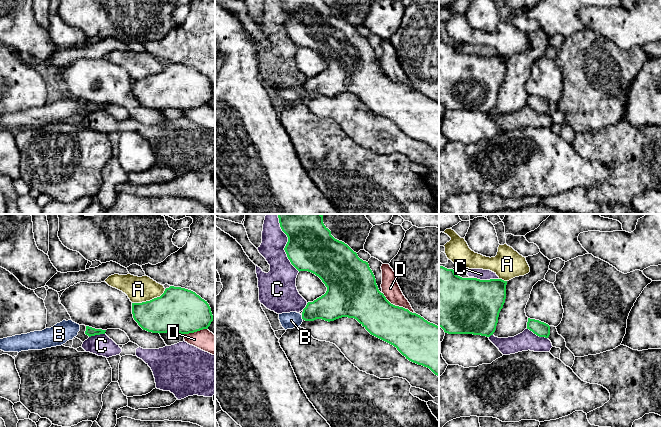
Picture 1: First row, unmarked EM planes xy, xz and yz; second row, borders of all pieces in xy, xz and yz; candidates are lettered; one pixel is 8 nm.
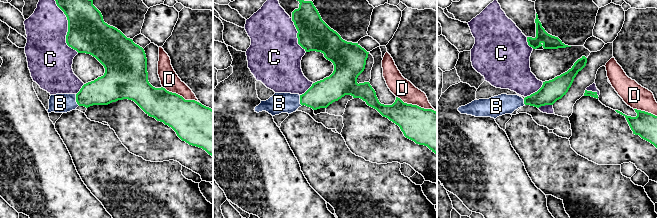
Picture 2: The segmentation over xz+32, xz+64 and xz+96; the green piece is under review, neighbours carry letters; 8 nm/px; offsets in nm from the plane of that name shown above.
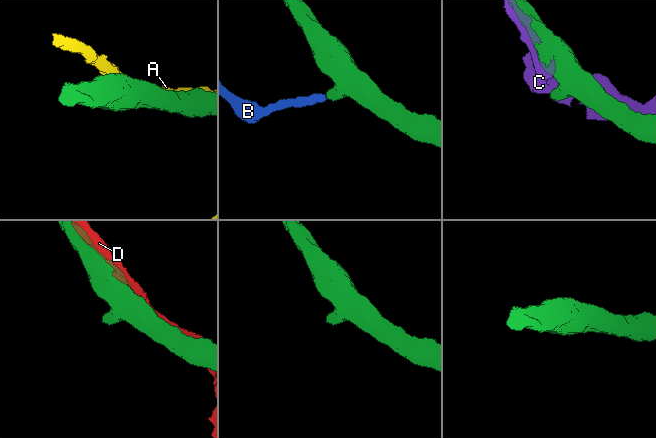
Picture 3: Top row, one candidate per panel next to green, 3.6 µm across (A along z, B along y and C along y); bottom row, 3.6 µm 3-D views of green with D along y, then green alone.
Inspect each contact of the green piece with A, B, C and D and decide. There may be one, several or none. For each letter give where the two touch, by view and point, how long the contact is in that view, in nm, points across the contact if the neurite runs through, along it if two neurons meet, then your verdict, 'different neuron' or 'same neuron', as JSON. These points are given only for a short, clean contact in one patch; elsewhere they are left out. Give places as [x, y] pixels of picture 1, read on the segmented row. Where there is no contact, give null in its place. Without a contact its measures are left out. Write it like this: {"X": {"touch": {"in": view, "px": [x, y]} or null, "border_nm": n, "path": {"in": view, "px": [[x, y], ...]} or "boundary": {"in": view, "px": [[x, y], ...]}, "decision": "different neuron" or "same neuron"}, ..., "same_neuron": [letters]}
{"A": {"touch": {"in": "xy", "px": [150, 300]}, "border_nm": 300, "decision": "different neuron"}, "B": {"touch": {"in": "xz", "px": [302, 317]}, "border_nm": 40, "path": {"in": "xz", "px": [[331, 306], [313, 310], [302, 317], [291, 320]]}, "decision": "same neuron"}, "C": {"touch": {"in": "xz", "px": [287, 243]}, "border_nm": 500, "decision": "different neuron"}, "D": {"touch": {"in": "xz", "px": [397, 306]}, "border_nm": 320, "decision": "different neuron"}, "same_neuron": ["B"]}

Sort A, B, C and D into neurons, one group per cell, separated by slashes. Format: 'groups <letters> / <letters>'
groups A / B / C / D

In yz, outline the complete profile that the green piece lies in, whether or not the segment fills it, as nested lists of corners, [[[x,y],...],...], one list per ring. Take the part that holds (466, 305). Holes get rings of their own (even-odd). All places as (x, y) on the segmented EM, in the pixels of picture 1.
[[[439,266],[439,327],[448,334],[473,334],[490,337],[506,299],[507,281],[462,278],[453,269]]]

